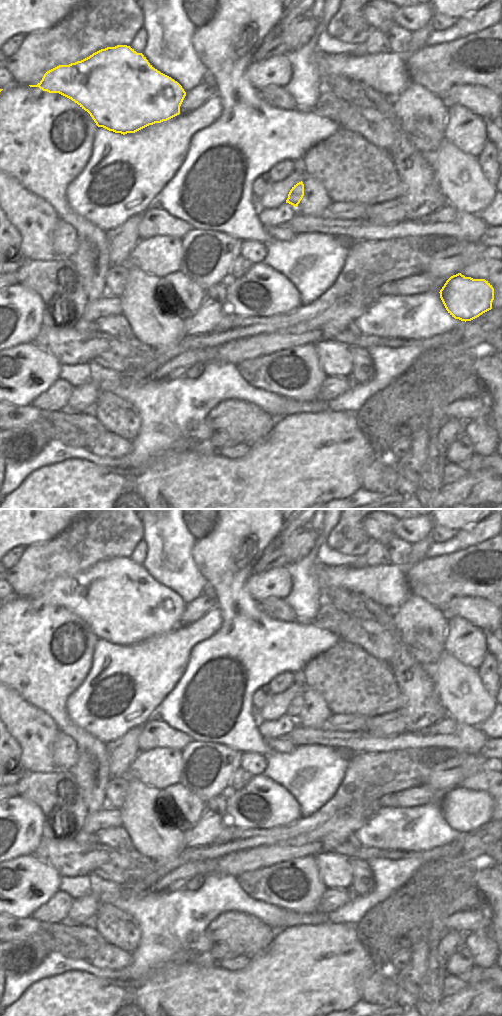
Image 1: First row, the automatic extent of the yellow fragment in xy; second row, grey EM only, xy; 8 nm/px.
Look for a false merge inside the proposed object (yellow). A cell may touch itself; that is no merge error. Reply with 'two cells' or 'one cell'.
one cell

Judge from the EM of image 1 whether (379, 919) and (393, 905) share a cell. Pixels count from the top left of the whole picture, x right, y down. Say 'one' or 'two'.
one

